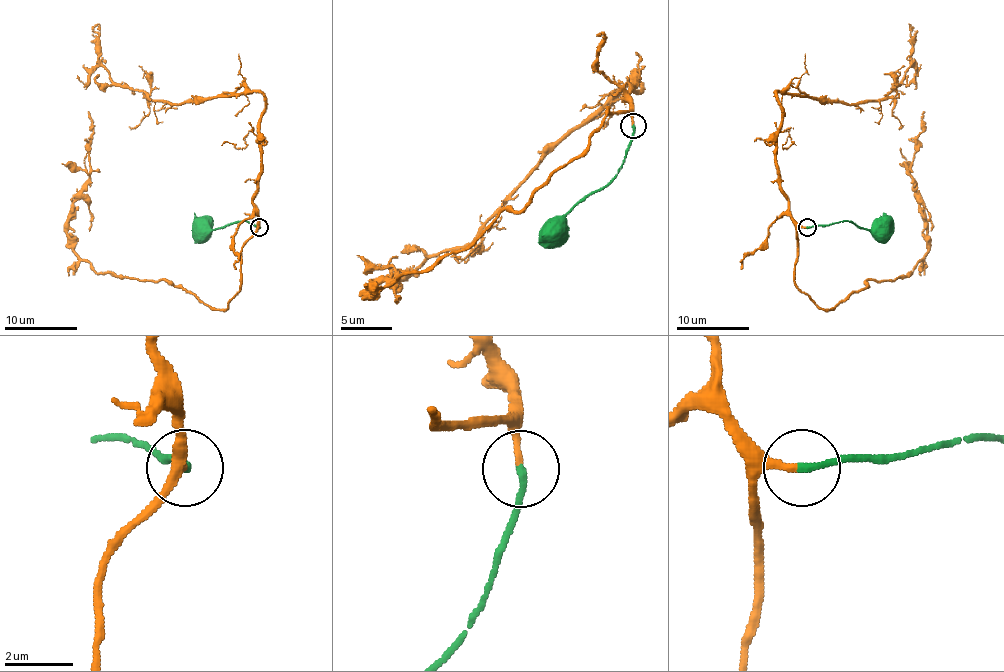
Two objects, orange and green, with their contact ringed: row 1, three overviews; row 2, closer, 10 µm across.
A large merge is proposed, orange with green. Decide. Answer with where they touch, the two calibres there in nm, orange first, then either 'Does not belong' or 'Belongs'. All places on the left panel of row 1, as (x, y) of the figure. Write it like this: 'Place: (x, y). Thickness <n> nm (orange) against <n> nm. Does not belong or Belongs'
Place: (259, 227). Thickness 200 nm (orange) against 200 nm. Belongs

